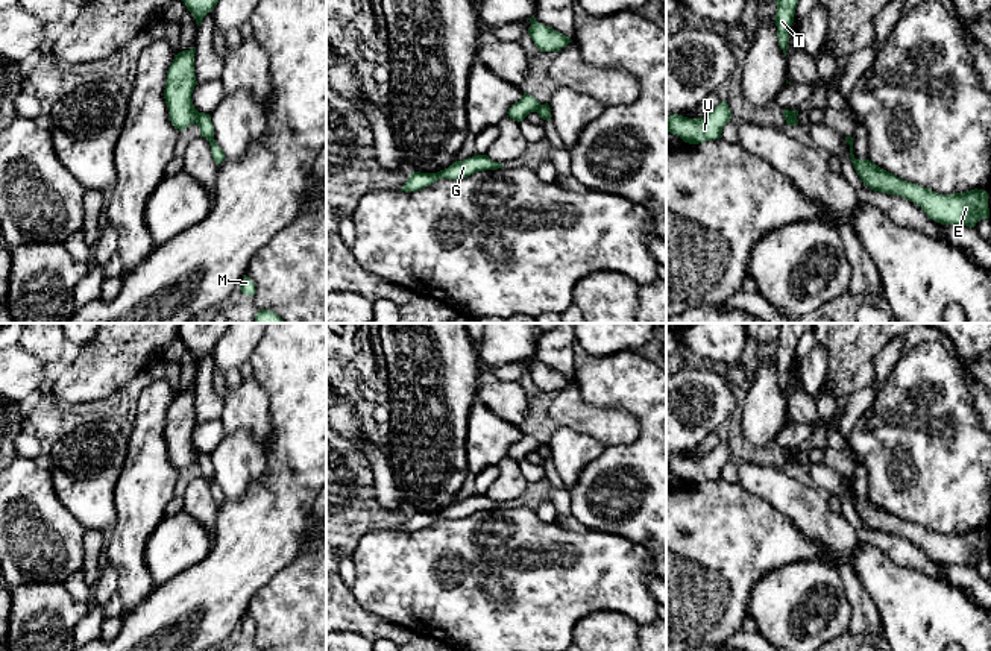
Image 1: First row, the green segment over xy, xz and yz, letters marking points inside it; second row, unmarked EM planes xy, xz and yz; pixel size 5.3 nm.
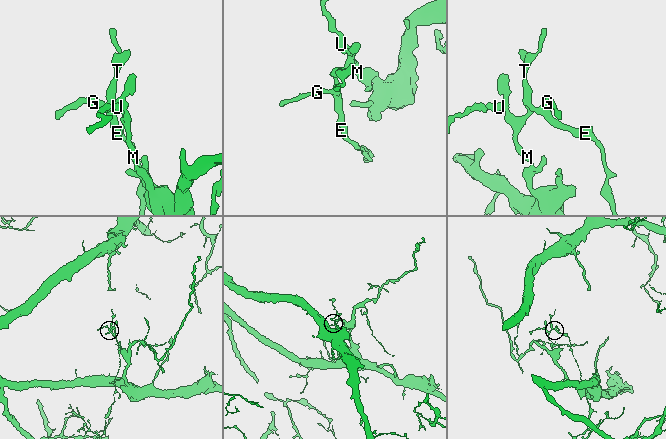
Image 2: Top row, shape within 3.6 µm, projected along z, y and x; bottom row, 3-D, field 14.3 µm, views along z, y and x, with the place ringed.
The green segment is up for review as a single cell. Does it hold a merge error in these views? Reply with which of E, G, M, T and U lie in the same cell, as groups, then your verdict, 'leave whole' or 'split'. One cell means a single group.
E G T / M U | split

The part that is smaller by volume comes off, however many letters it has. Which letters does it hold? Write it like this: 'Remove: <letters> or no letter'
Remove: E, G, T

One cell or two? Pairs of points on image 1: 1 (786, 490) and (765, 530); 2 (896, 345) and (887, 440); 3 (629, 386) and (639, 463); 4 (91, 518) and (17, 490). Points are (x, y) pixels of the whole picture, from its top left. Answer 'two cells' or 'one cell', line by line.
1: two cells
2: two cells
3: one cell
4: two cells

